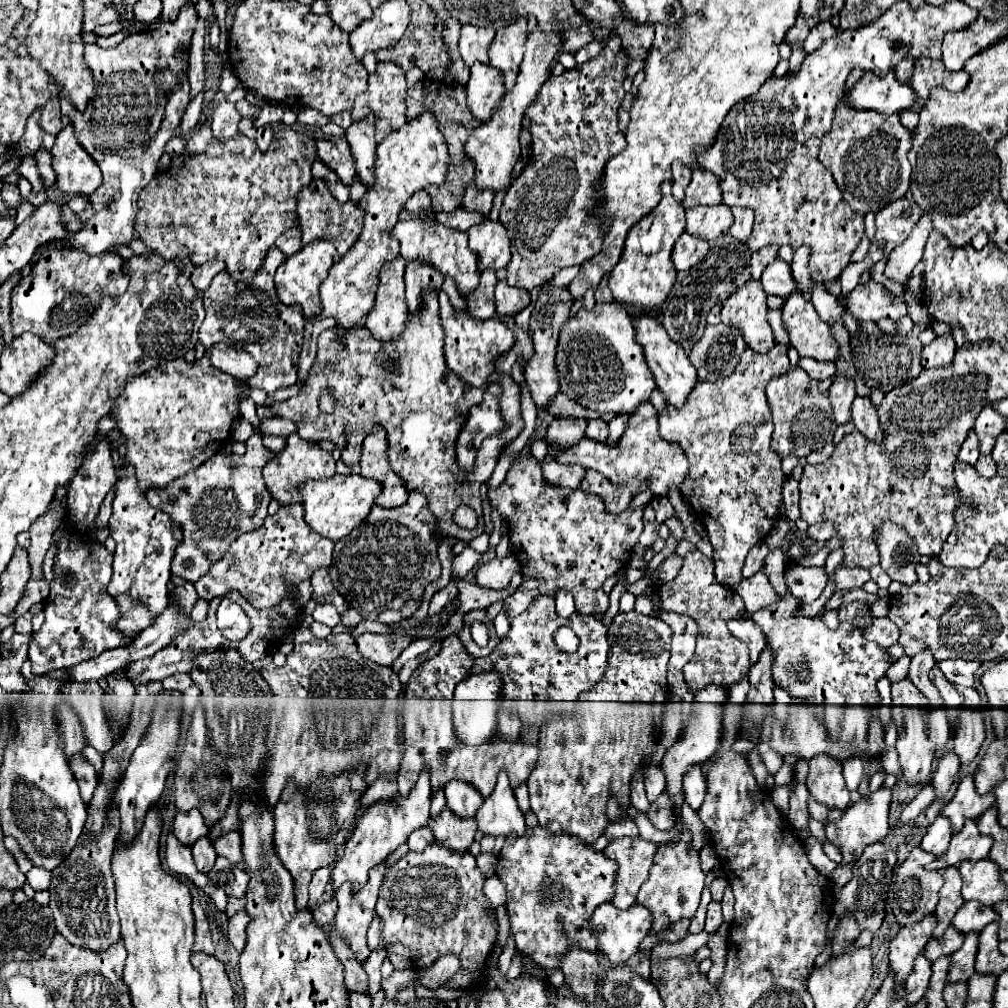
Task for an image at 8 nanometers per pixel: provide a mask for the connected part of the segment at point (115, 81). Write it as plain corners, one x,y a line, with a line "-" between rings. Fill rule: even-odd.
186,3
180,9
180,15
174,23
164,23
162,29
148,29
128,35
120,45
112,49
102,49
96,43
86,45
86,63
94,75
94,97
86,111
72,107
70,97
60,95
62,115
68,115
76,123
76,139
82,147
98,161
104,181
88,197
96,209
96,215
86,221
84,229
70,235
66,247
80,247
88,255
104,253
106,249
118,245
130,245
134,239
134,219
138,213
138,195
150,183
156,173
156,163
164,153
166,141
174,135
176,125
190,101
190,83
188,83
188,49
190,39
198,21
196,7
-
168,69
178,77
178,89
166,95
166,115
160,129
152,139
148,139
150,119
156,113
158,105
158,83
154,81
156,73

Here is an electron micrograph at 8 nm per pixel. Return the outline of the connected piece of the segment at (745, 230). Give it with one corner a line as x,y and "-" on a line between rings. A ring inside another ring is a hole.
732,207
732,215
734,215
734,225
730,227
730,233
738,241
746,243
754,225
754,211
750,207

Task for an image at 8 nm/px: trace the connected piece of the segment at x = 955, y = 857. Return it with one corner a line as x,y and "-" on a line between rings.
966,821
966,825
962,827
962,831
958,831
952,841
948,851
938,857
934,863
930,863
930,869
946,869
950,865
960,865
962,861
970,859
970,861
978,861
988,857
990,847
992,847
994,839
990,839
988,835
982,835
978,831
976,821

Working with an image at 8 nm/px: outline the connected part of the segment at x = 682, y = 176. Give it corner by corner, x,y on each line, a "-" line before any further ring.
674,163
672,173
674,173
674,187
672,187
674,199
676,199
678,203
682,203
682,197
684,197
684,193
686,193
688,183
690,183
692,169
690,169
690,167
682,167
682,163

